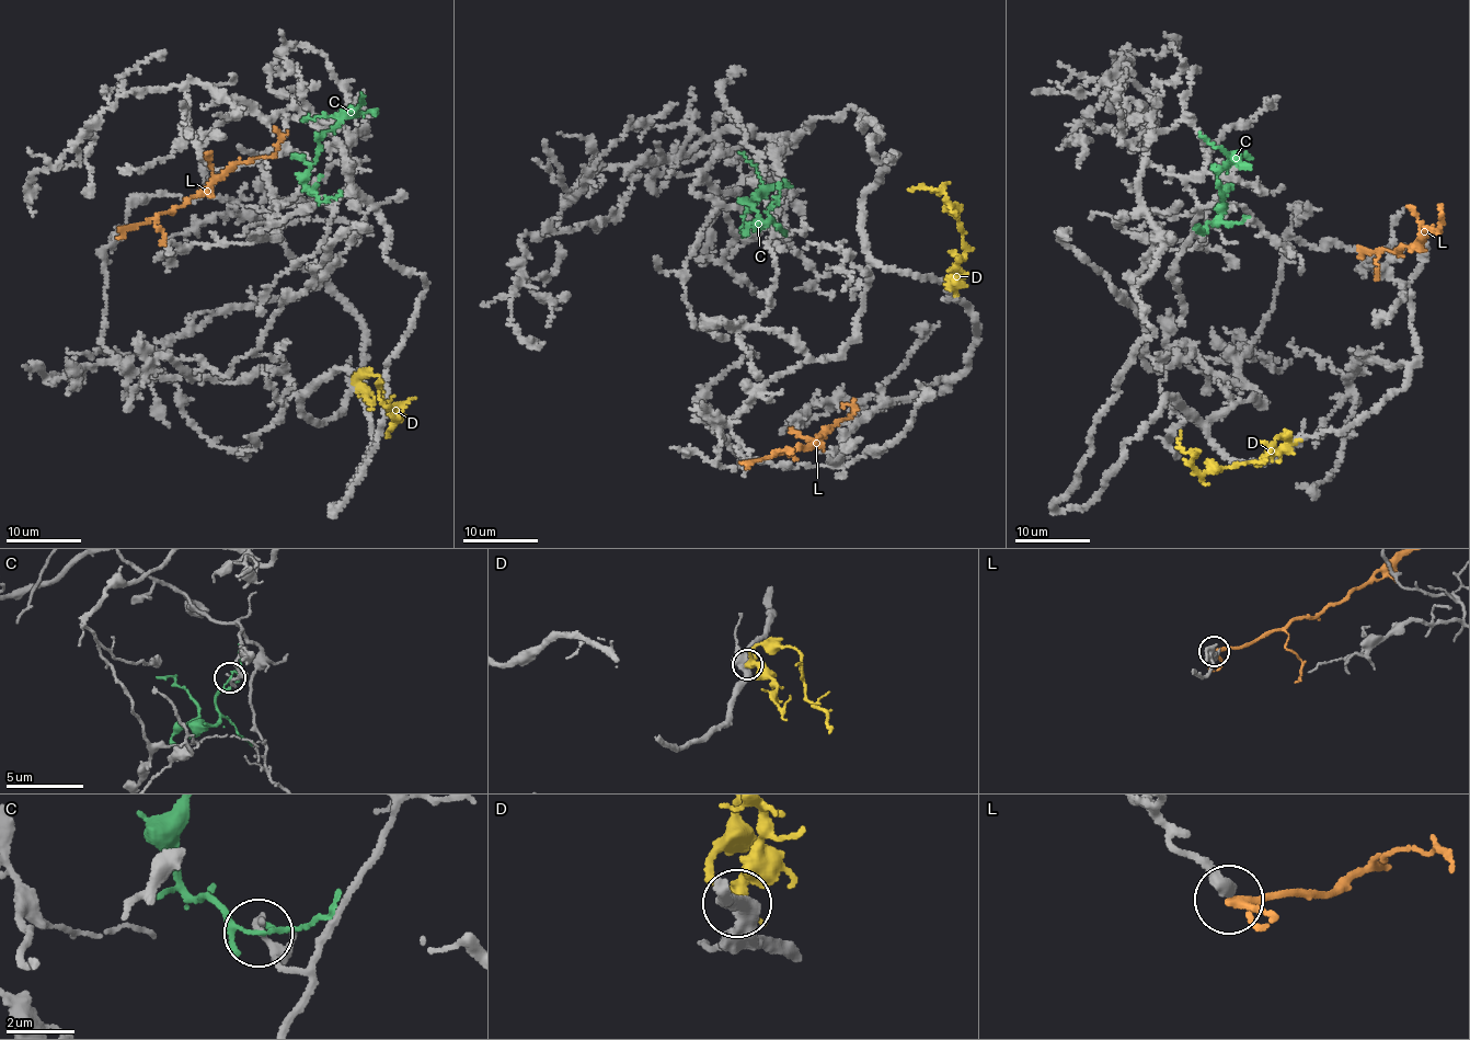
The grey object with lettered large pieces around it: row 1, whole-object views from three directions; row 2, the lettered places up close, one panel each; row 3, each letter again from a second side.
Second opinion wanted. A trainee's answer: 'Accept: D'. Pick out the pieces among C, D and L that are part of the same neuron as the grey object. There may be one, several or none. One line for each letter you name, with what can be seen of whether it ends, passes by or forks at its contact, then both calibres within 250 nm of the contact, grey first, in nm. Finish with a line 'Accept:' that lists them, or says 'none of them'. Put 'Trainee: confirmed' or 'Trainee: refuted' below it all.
Accept: none of them
Trainee: refuted

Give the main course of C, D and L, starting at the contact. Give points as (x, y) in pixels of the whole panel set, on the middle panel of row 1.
C: (773, 201), (769, 220), (757, 221), (754, 206), (747, 204), (759, 194), (761, 180), (739, 151)
D: (952, 290), (948, 281), (955, 263), (966, 251), (960, 225), (943, 192), (922, 185), (909, 190)
L: (743, 461), (766, 459), (816, 445), (829, 426), (850, 420), (854, 408), (852, 403), (841, 409)

